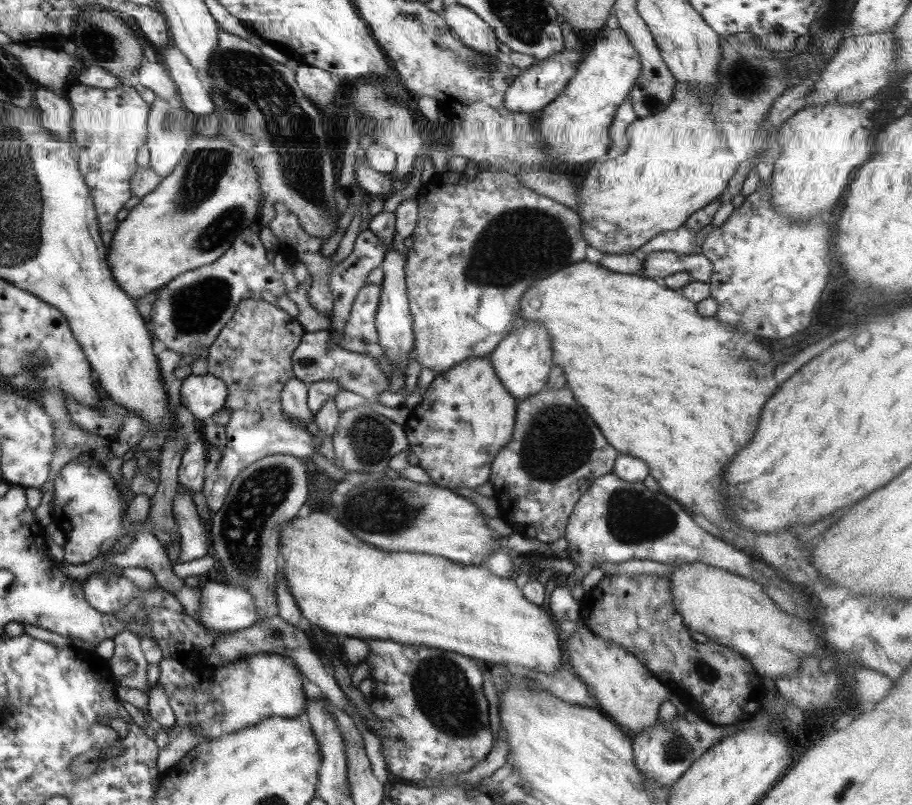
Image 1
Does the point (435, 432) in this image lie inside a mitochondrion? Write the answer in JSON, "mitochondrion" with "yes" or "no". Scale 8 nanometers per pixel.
{"mitochondrion":"no"}

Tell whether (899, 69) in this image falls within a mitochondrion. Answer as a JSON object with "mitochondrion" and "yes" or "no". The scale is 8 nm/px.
{"mitochondrion":"no"}

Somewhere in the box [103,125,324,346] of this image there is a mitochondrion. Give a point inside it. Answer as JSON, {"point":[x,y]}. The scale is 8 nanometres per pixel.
{"point":[203,171]}

